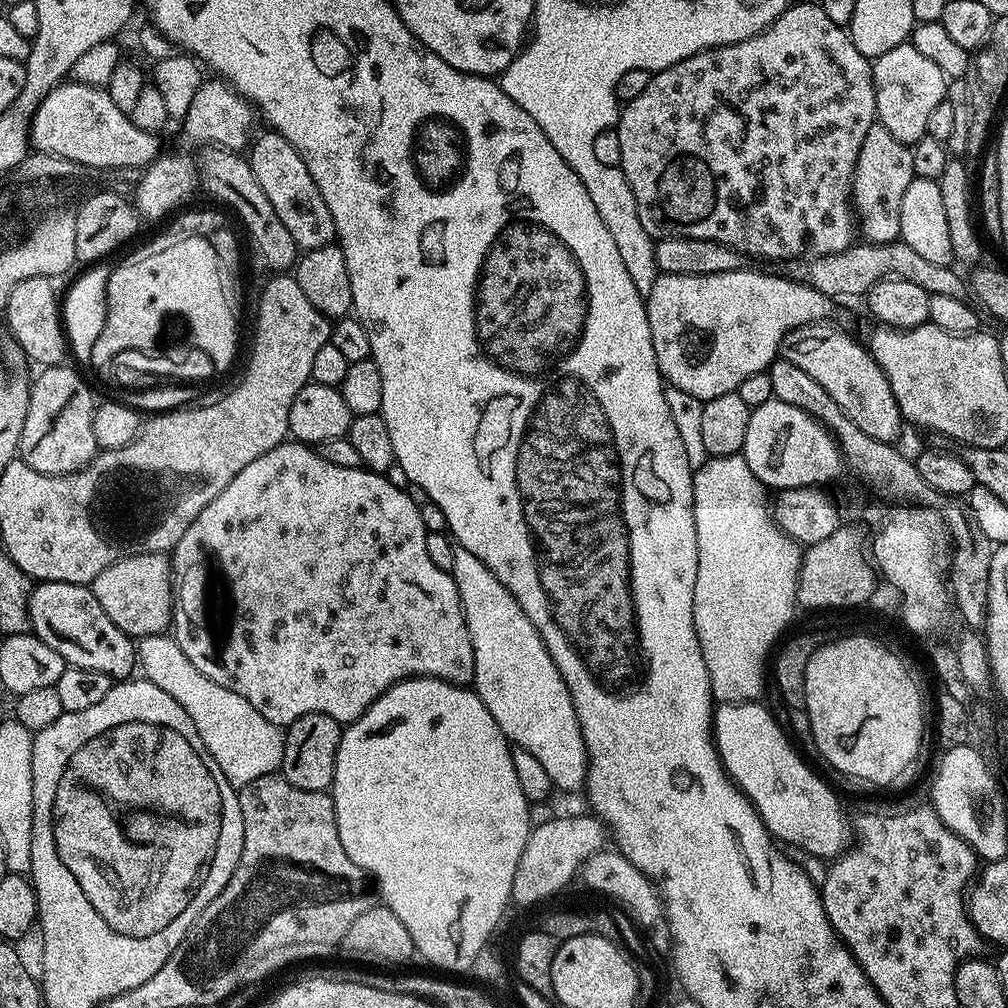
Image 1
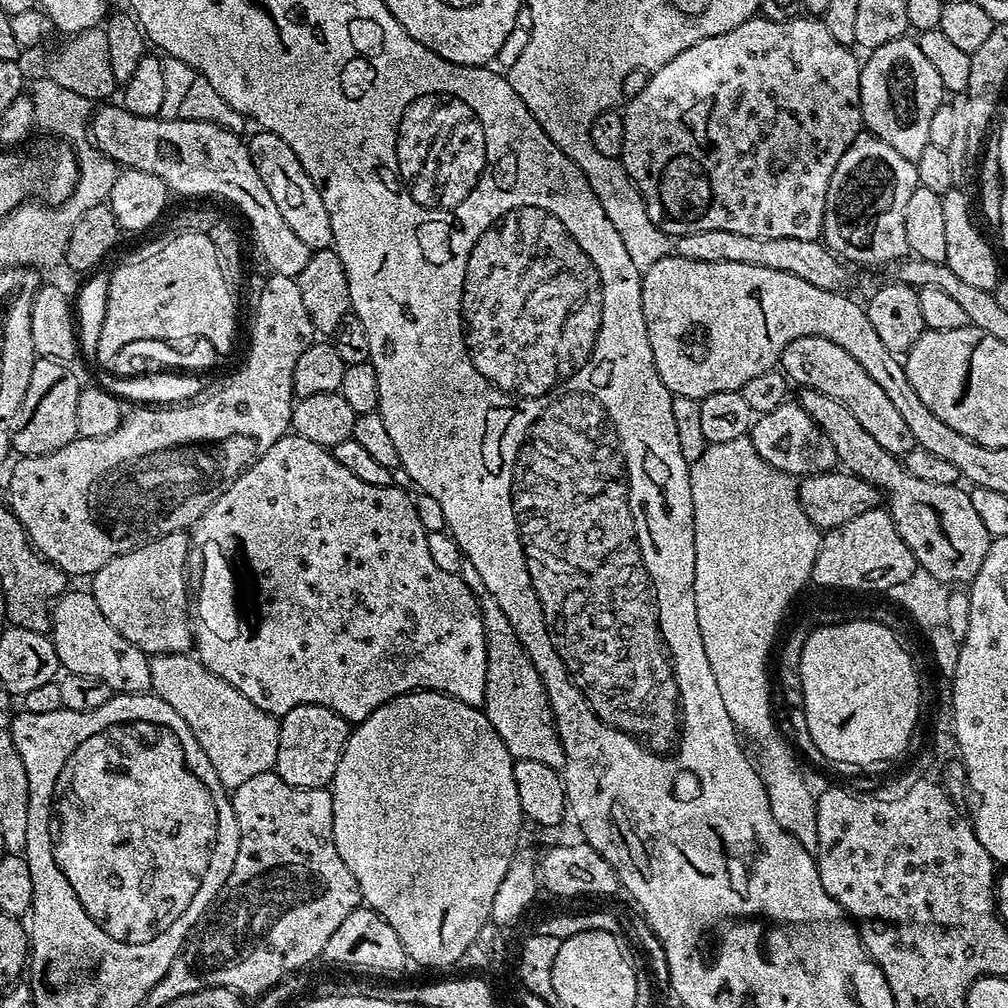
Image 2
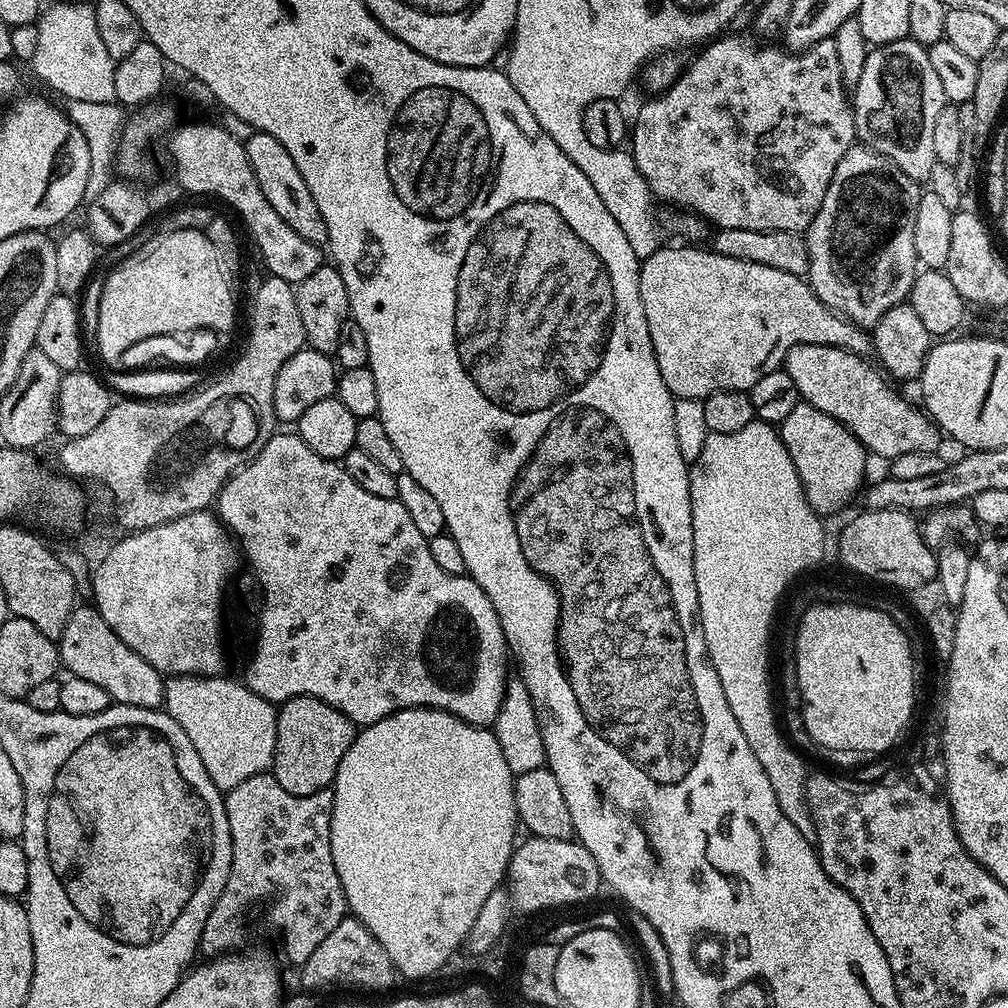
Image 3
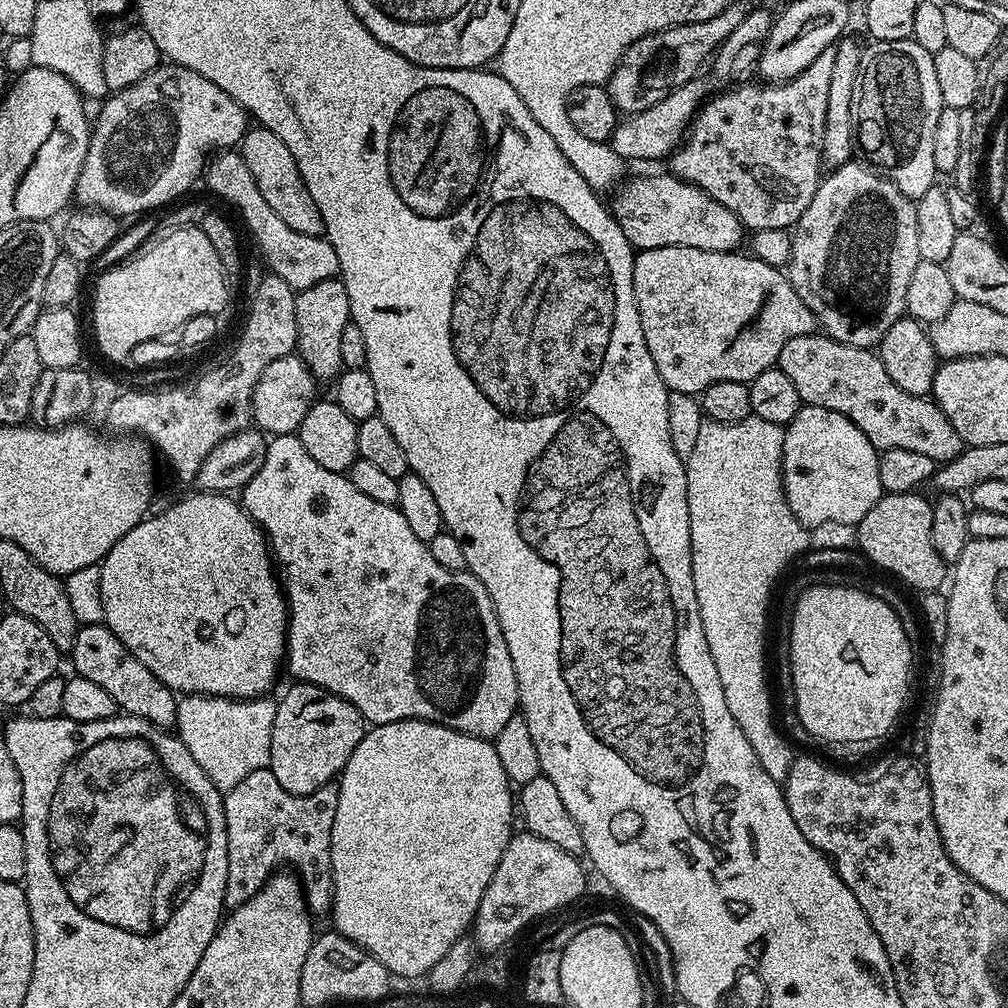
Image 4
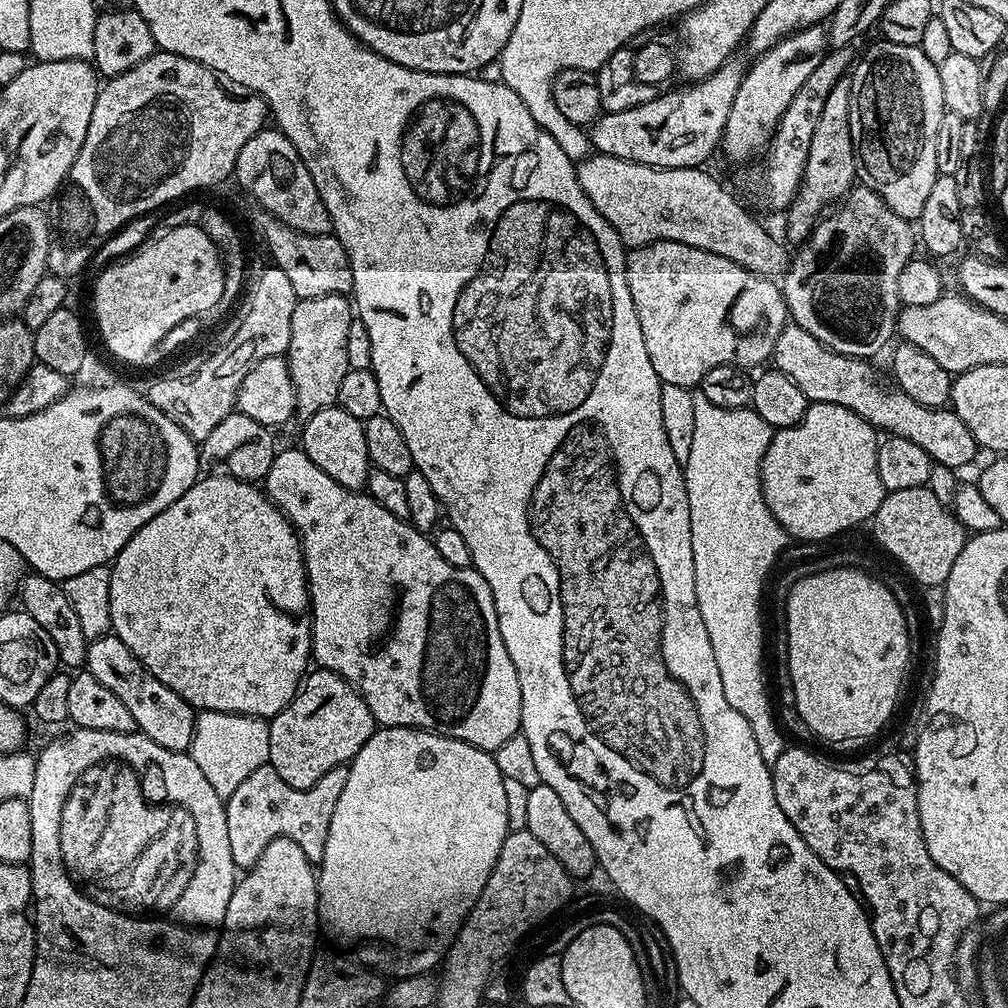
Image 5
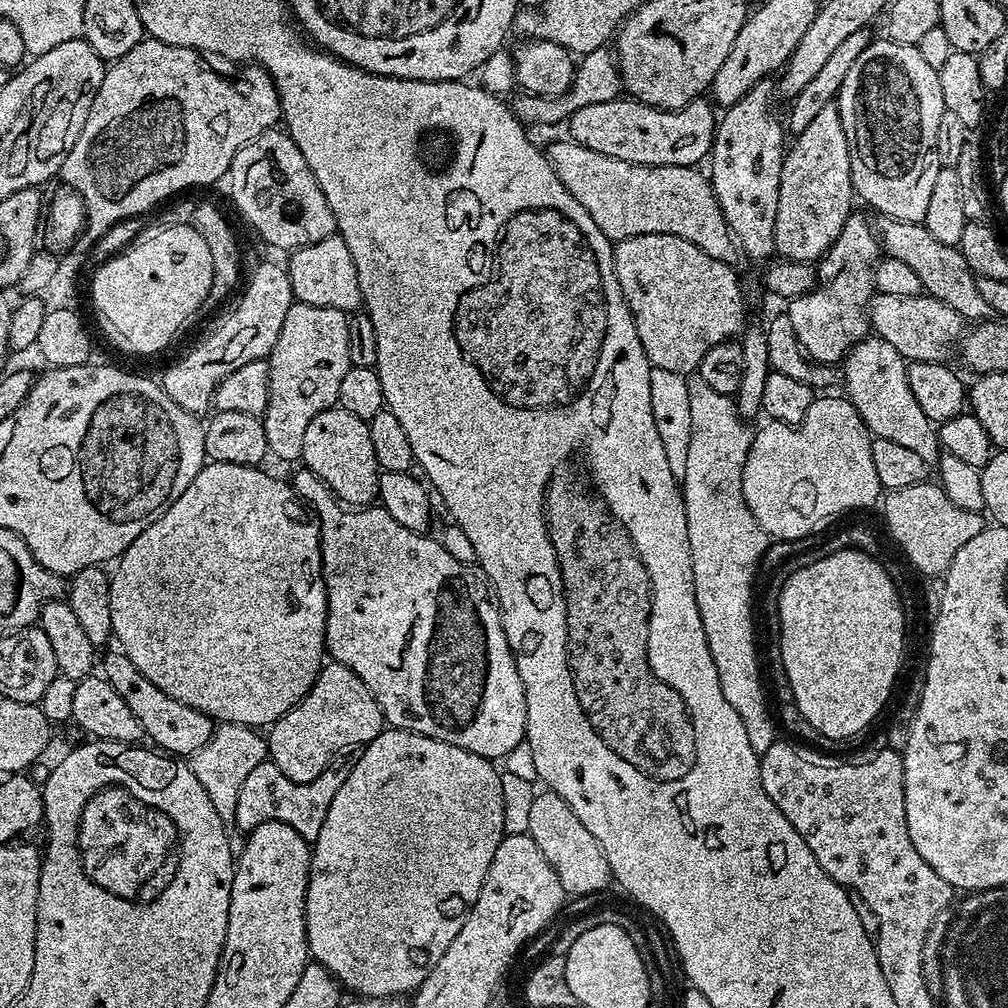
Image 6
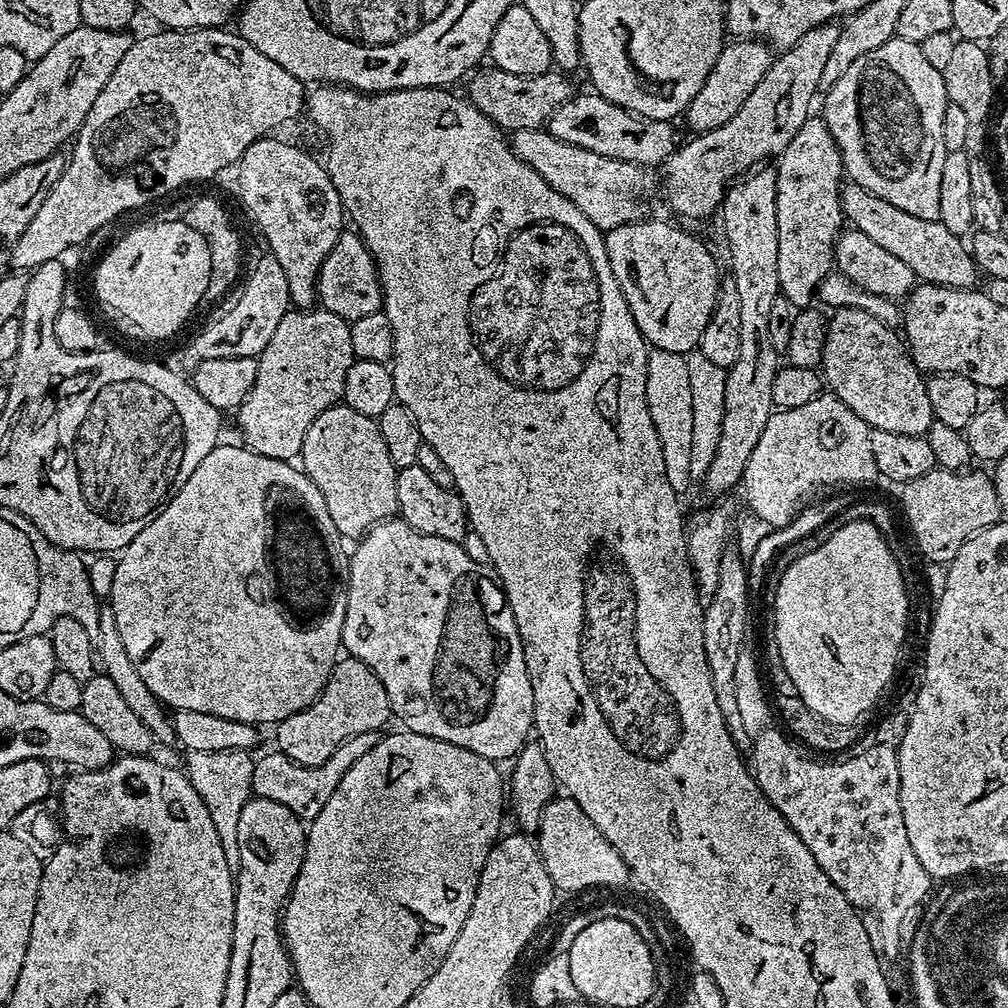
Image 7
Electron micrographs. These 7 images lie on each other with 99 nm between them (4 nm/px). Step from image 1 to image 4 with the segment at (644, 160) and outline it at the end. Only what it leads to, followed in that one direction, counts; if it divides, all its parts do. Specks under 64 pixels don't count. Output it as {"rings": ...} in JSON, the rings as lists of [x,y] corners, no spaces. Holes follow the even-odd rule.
{"rings":[[[835,47],[824,48],[802,74],[792,80],[765,86],[745,82],[705,99],[690,125],[690,131],[670,157],[671,175],[698,186],[714,202],[722,202],[730,214],[740,219],[745,229],[791,229],[810,206],[822,179],[822,153],[826,126],[826,101],[834,71]]]}

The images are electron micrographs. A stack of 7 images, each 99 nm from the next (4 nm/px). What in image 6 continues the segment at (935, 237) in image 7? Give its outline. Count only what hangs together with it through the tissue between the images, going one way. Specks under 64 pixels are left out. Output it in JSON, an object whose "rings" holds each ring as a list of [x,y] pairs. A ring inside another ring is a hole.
{"rings":[[[880,216],[877,221],[874,231],[883,251],[888,256],[898,258],[898,262],[906,262],[906,266],[910,266],[910,270],[918,274],[920,287],[927,295],[938,298],[946,302],[946,306],[958,310],[958,314],[963,316],[965,321],[983,322],[993,319],[994,313],[990,306],[986,306],[982,294],[978,294],[977,277],[970,270],[970,266],[966,266],[966,258],[962,258],[959,247],[938,242],[938,238],[934,238],[934,234],[930,234],[930,230],[923,224],[892,220],[889,216]]]}

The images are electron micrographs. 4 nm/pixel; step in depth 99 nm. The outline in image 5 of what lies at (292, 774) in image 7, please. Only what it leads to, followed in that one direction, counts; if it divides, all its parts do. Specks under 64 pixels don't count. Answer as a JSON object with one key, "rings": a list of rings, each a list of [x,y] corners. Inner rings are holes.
{"rings":[[[271,764],[258,766],[258,770],[254,770],[254,774],[250,774],[250,778],[243,780],[239,784],[238,790],[234,790],[234,794],[230,794],[224,800],[226,831],[230,838],[230,858],[234,858],[237,869],[252,868],[258,854],[262,854],[262,850],[266,850],[266,846],[270,846],[270,842],[274,838],[290,838],[294,842],[298,842],[298,846],[302,846],[306,858],[310,858],[313,862],[323,861],[326,834],[330,834],[330,818],[334,814],[334,806],[338,806],[339,796],[346,792],[347,777],[348,764],[339,764],[334,766],[334,770],[326,770],[326,774],[322,774],[322,778],[318,778],[318,782],[314,786],[295,788],[286,786],[286,782],[282,782],[282,778],[278,778],[278,774],[273,770]]]}

